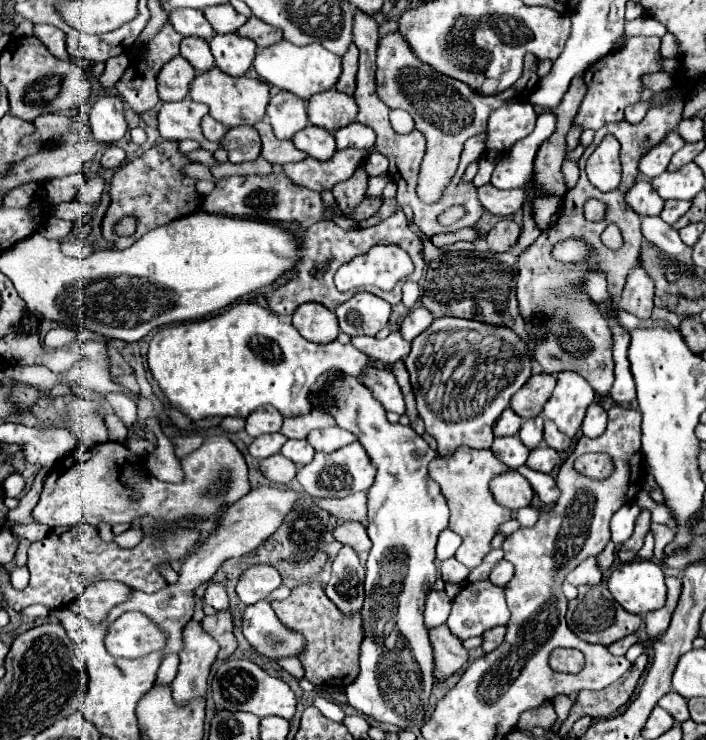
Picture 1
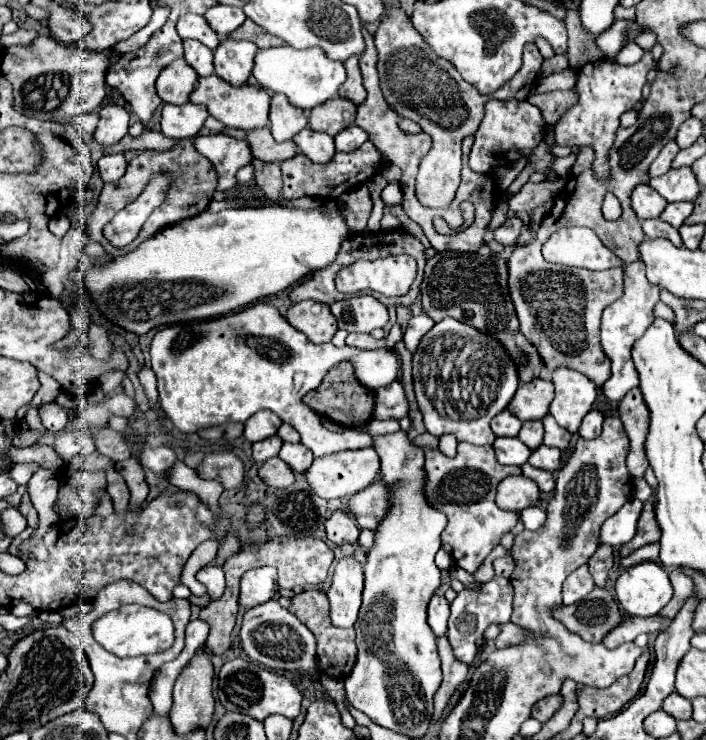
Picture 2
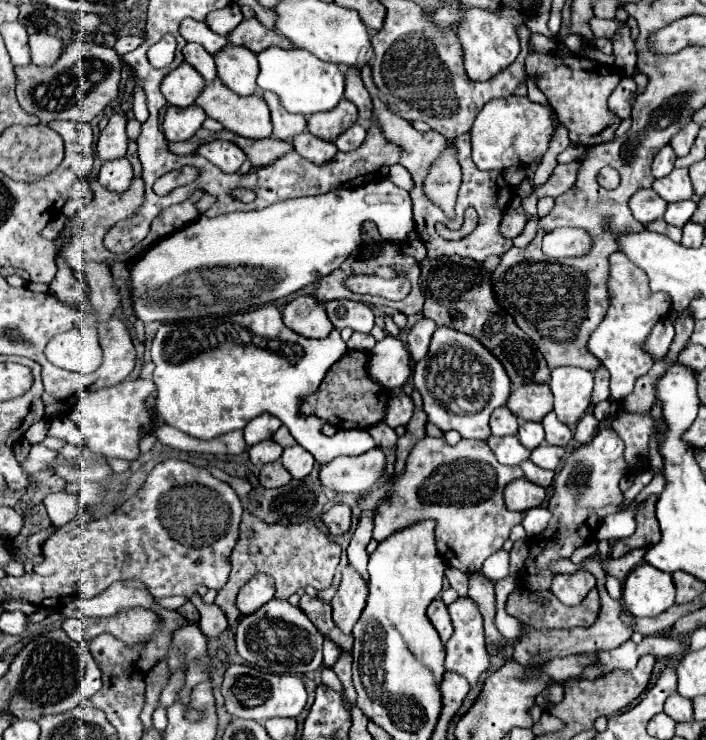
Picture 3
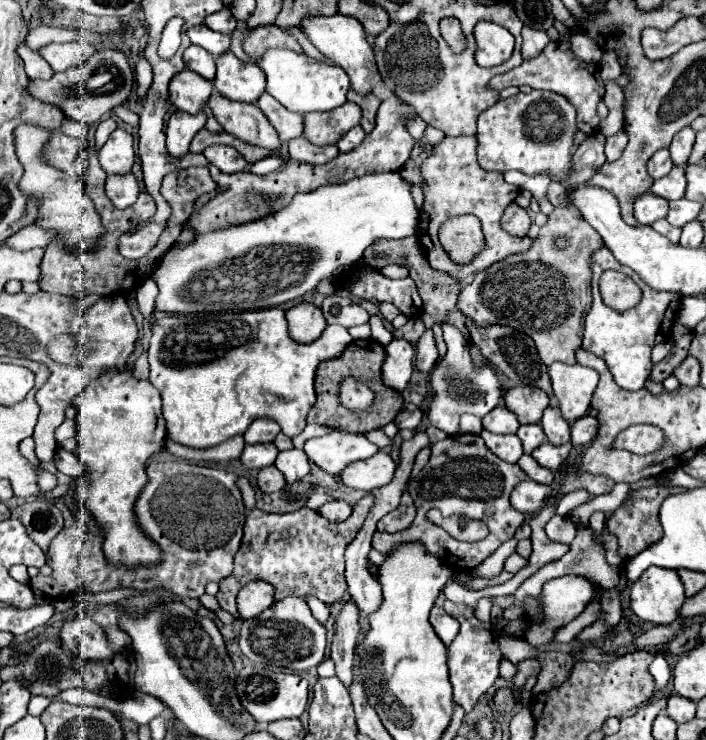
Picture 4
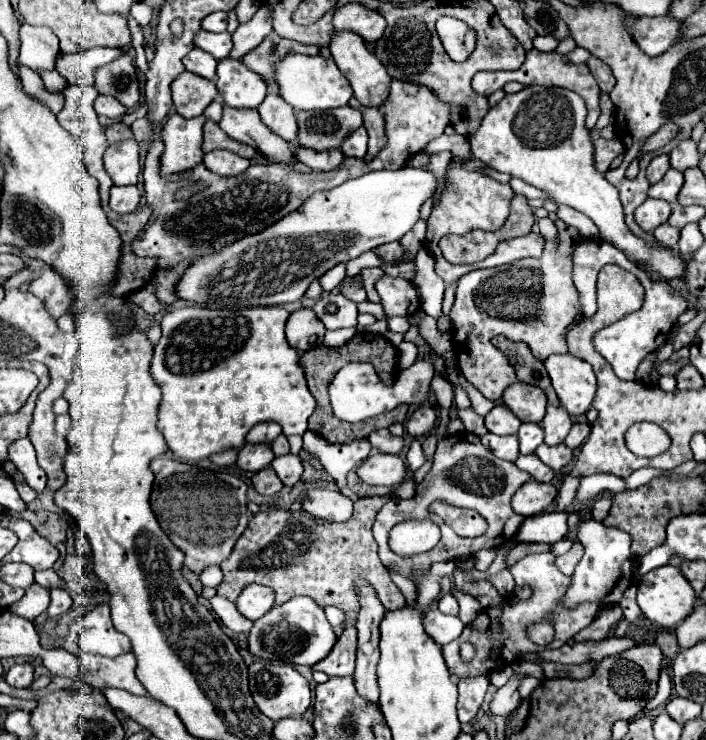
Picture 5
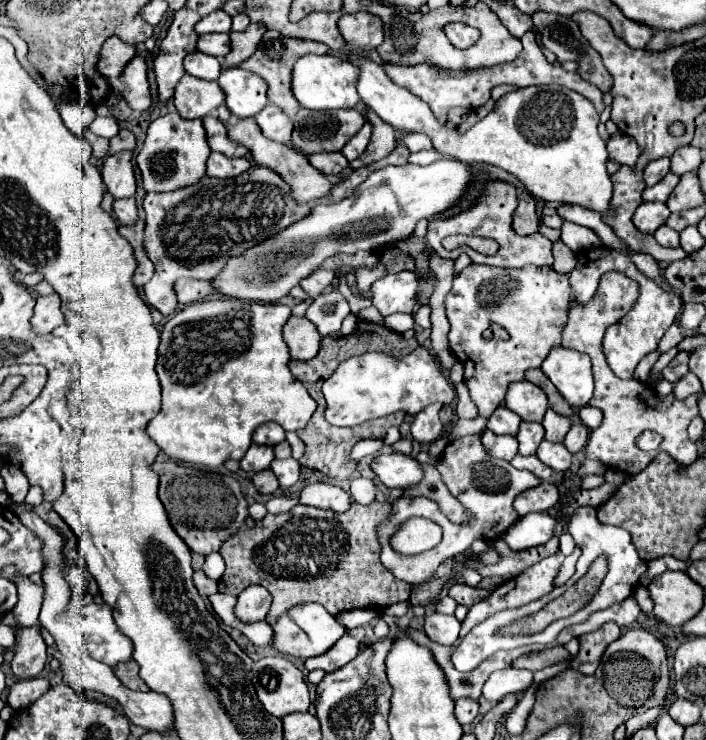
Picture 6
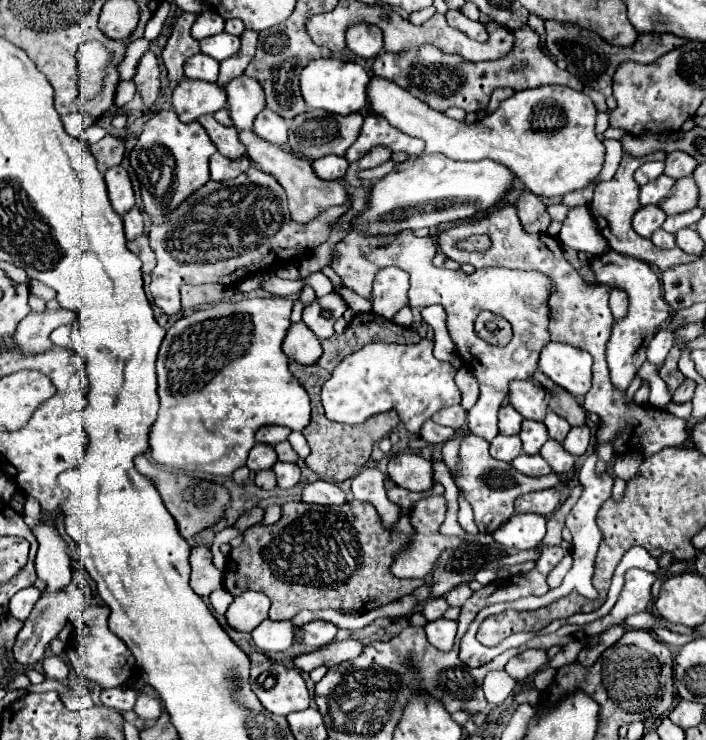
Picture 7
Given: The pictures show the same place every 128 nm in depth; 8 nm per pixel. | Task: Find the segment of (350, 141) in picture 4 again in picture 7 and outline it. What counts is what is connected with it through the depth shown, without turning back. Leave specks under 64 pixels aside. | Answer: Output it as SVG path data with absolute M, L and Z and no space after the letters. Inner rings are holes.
M370 114L364 118L364 126L362 132L358 136L358 140L348 148L346 152L346 160L354 162L360 160L360 156L364 156L372 146L388 146L392 148L392 152L408 152L410 156L418 156L424 152L424 142L418 138L412 138L404 132L400 132L398 128L390 126L382 116Z

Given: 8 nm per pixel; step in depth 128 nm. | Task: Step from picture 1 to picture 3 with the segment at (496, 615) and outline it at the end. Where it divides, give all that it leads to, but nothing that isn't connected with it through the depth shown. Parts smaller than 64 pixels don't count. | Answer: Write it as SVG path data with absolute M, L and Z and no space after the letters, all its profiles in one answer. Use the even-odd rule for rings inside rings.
M458 598L456 602L452 602L448 606L448 612L450 612L450 618L452 618L454 634L444 644L444 648L446 648L446 670L452 670L452 672L466 676L470 686L474 686L490 666L490 656L488 656L486 644L484 644L484 628L482 628L480 610L470 598Z

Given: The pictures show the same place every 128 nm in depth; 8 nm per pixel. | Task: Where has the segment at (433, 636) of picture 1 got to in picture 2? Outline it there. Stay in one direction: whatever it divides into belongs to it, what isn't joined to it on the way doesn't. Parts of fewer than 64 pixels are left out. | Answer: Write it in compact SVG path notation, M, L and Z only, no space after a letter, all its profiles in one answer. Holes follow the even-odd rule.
M438 636L436 638L438 644L438 652L440 652L440 660L442 660L442 684L438 688L438 692L434 694L434 722L440 718L442 710L446 708L452 692L468 678L468 670L470 666L464 664L462 660L458 660L452 652L452 646L448 642L448 636Z

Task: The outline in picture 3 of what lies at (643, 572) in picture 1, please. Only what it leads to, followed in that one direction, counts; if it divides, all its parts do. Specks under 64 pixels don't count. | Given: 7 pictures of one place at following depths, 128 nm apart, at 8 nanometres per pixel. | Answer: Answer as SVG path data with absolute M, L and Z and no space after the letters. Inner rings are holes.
M646 562L622 582L622 604L632 616L658 616L674 604L674 596L672 576Z

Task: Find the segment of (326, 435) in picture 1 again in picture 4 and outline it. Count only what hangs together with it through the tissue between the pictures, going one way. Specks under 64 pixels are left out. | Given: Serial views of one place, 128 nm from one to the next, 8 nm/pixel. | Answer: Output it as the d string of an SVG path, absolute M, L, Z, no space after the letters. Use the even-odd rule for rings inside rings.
M278 308L254 312L222 312L222 314L172 314L154 322L148 362L150 382L162 394L162 410L168 436L190 448L210 448L236 434L244 434L256 418L272 418L290 438L306 428L308 410L316 400L314 378L320 362L332 360L352 342L348 330L340 325L328 325L322 336L310 344L300 344L290 338L286 318L278 316ZM394 338L388 344L388 354L382 364L382 380L390 388L402 392L406 384L410 382L410 376L414 372L414 348L404 338ZM332 430L324 438L312 438L306 440L304 450L316 466L320 466L324 472L338 476L344 466L356 460L370 458L378 452L378 446L366 440L364 434L350 434Z

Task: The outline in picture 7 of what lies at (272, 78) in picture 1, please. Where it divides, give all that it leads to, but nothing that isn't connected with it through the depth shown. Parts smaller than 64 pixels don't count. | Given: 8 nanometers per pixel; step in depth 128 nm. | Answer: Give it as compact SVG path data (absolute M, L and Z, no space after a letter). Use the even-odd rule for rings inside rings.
M318 58L318 60L310 60L302 70L300 90L302 90L304 102L310 108L322 108L336 114L350 114L364 108L368 80L370 80L368 72L356 62L344 62L338 58L326 58L326 60Z

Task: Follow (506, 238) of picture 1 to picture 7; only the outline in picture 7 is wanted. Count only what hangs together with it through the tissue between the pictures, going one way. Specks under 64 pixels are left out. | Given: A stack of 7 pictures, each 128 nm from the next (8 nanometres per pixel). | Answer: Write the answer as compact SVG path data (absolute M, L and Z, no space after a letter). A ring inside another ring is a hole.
M524 192L518 202L518 218L522 222L522 228L526 232L546 232L548 224L550 224L550 216L546 212L546 206L542 202L542 198L534 196L532 192Z

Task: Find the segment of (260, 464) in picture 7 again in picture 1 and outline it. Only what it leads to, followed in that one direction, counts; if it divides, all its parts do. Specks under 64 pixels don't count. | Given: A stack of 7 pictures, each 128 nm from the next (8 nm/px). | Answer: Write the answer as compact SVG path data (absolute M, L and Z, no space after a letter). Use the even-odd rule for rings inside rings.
M264 434L264 436L258 436L254 438L254 442L250 444L250 454L258 460L266 458L266 456L272 456L272 454L278 454L280 448L284 446L288 438L284 434Z

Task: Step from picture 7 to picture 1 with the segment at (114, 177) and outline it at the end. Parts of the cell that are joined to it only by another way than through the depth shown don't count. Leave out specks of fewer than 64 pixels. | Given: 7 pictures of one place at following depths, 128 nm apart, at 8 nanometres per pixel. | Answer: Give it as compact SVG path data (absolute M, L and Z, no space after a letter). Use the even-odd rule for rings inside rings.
M104 96L94 102L90 110L90 124L94 138L100 142L118 142L126 132L124 102L120 96Z

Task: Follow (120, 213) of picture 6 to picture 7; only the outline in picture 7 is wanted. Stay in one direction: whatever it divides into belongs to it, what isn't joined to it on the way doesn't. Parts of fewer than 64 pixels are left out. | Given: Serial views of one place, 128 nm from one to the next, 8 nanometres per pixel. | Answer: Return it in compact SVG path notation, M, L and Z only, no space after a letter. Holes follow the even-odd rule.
M136 206L130 208L130 210L122 216L122 220L124 220L124 230L126 230L126 238L128 238L128 240L136 238L136 236L144 230L144 220L142 220L142 214L140 214L140 210L138 210Z

